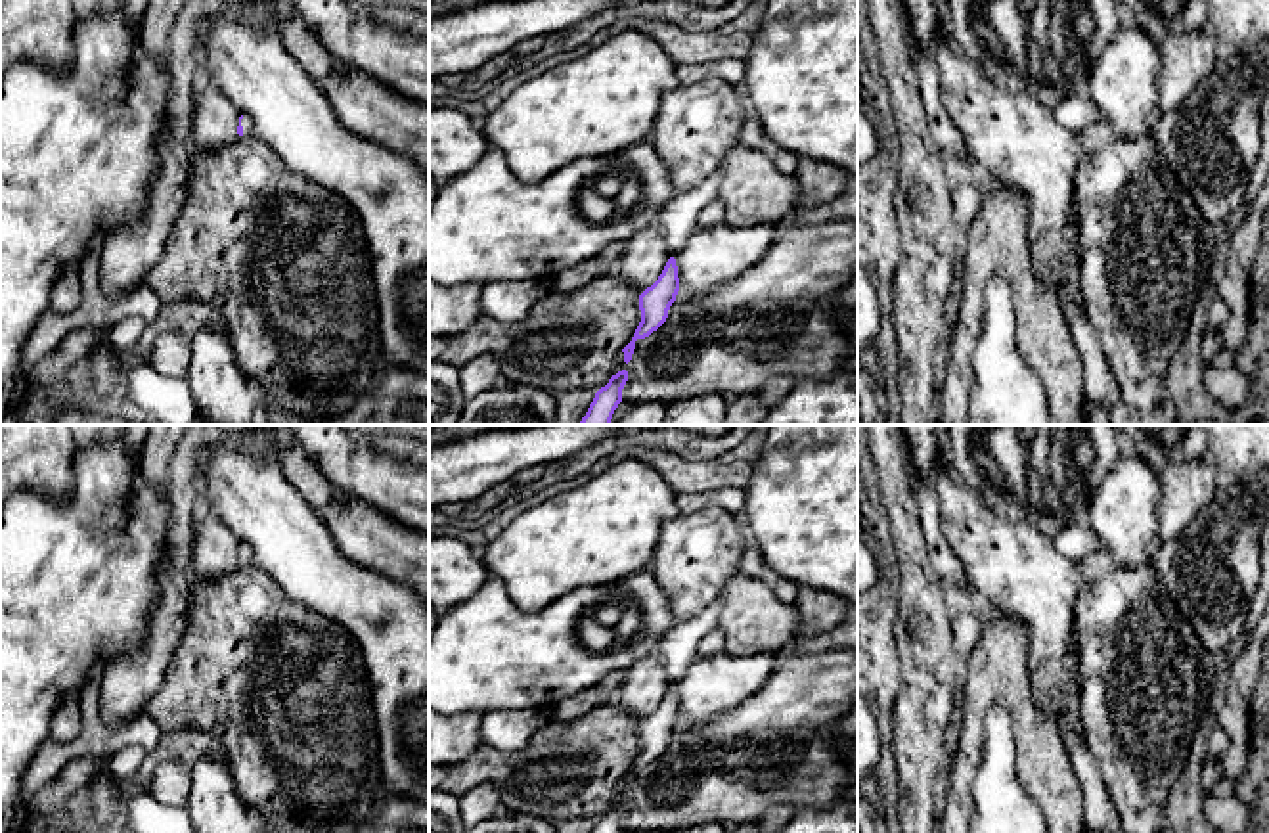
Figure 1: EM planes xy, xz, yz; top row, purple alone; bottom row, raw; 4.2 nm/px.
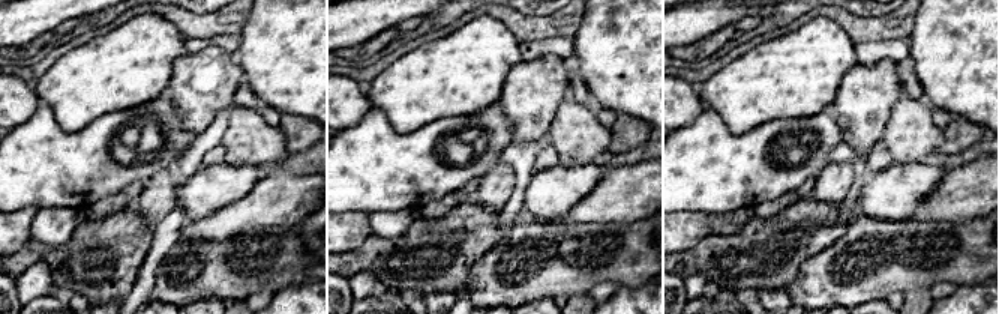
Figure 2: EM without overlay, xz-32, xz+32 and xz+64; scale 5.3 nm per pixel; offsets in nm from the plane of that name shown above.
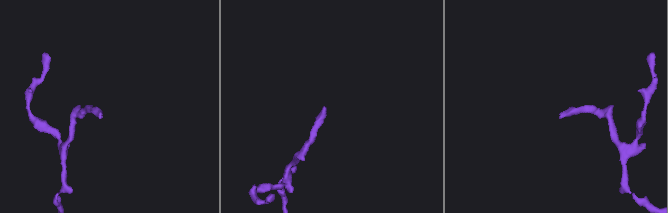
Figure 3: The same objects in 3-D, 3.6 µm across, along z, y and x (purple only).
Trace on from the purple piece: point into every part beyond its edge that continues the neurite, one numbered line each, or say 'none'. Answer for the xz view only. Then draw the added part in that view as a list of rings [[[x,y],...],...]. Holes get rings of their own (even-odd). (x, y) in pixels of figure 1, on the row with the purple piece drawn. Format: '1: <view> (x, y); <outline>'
none

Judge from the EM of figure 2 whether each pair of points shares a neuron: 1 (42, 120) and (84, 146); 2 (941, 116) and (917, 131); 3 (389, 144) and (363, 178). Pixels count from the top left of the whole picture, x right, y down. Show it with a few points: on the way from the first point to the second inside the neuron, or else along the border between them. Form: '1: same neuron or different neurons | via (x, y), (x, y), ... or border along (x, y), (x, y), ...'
1: same neuron | via (53, 131), (68, 146), (74, 146)
2: different neurons | border along (930, 111), (932, 120), (942, 129)
3: same neuron | via (381, 152), (365, 170)

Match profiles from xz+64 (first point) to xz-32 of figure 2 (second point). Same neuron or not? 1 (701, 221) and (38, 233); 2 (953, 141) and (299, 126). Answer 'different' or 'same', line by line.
1: different
2: same

